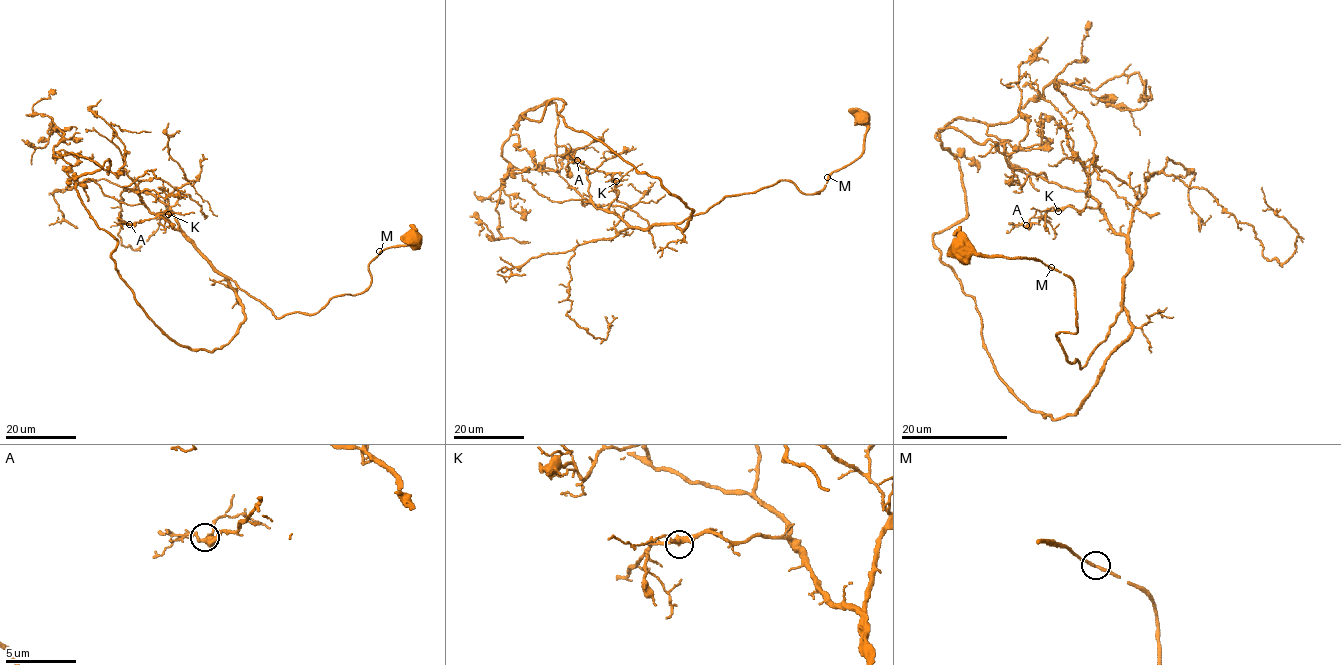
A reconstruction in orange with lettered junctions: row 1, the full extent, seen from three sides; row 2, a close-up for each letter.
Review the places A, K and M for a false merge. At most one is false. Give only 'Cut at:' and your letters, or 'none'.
Cut at: none

